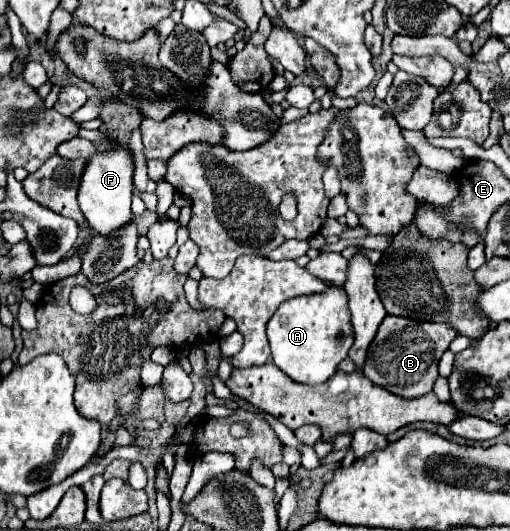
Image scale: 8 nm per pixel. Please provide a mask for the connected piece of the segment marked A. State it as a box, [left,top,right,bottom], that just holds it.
[267,287,353,383]

